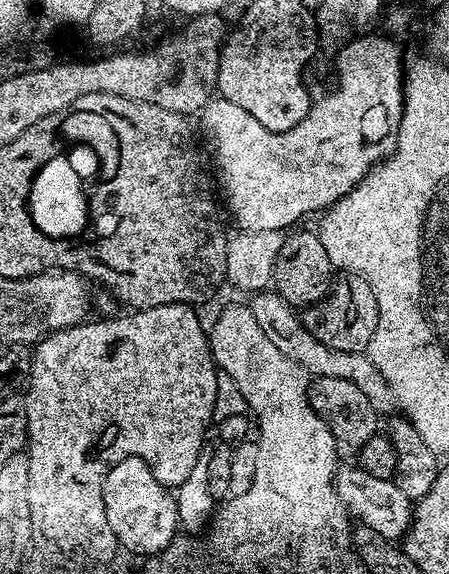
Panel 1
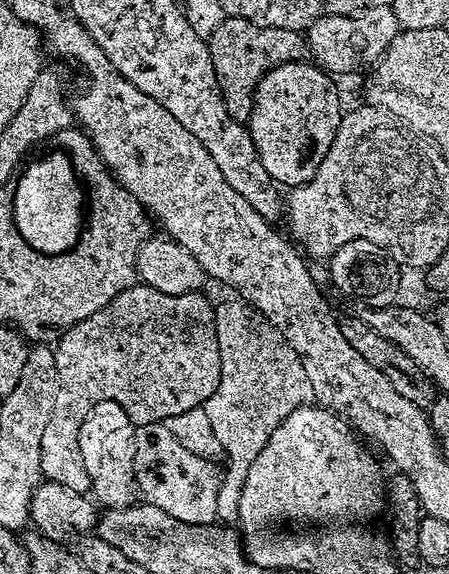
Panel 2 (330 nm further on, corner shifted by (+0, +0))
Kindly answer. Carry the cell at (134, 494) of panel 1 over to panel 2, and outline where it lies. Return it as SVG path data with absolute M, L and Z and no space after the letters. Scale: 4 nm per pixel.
M113 400L98 402L80 423L78 460L79 463L80 460L84 463L84 472L88 475L89 482L92 483L91 495L101 505L104 503L104 506L120 506L137 495L134 483L136 427L137 425L133 424L126 414L126 410L122 410L122 406Z

